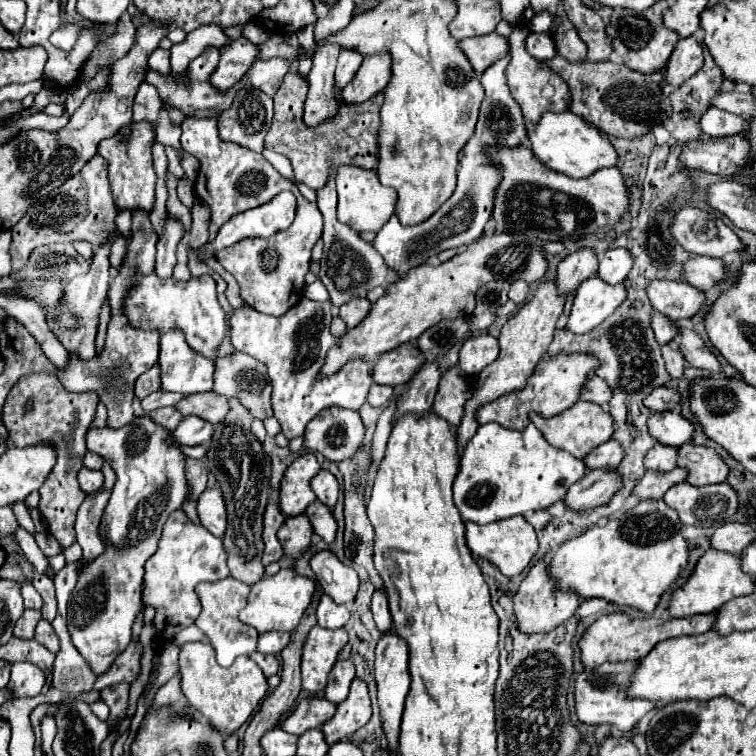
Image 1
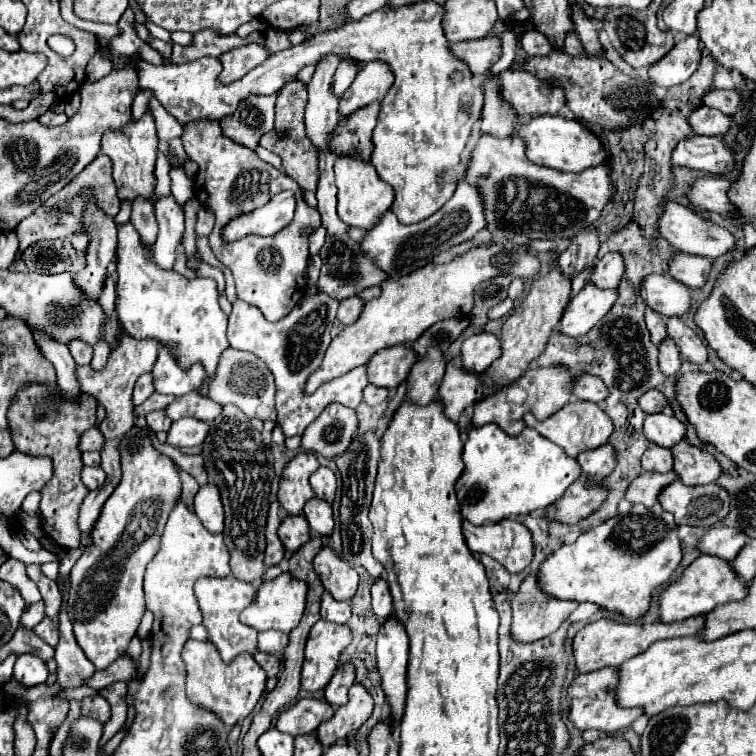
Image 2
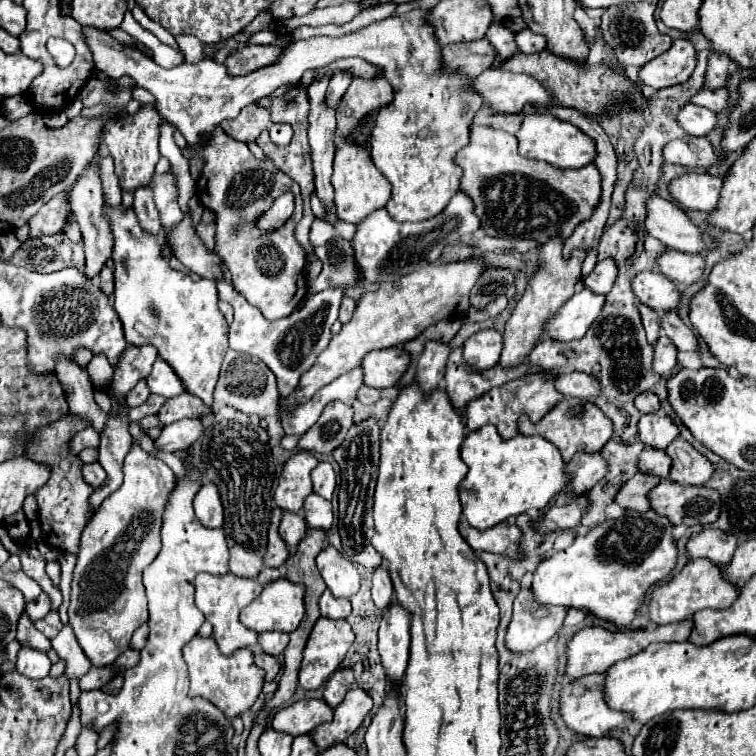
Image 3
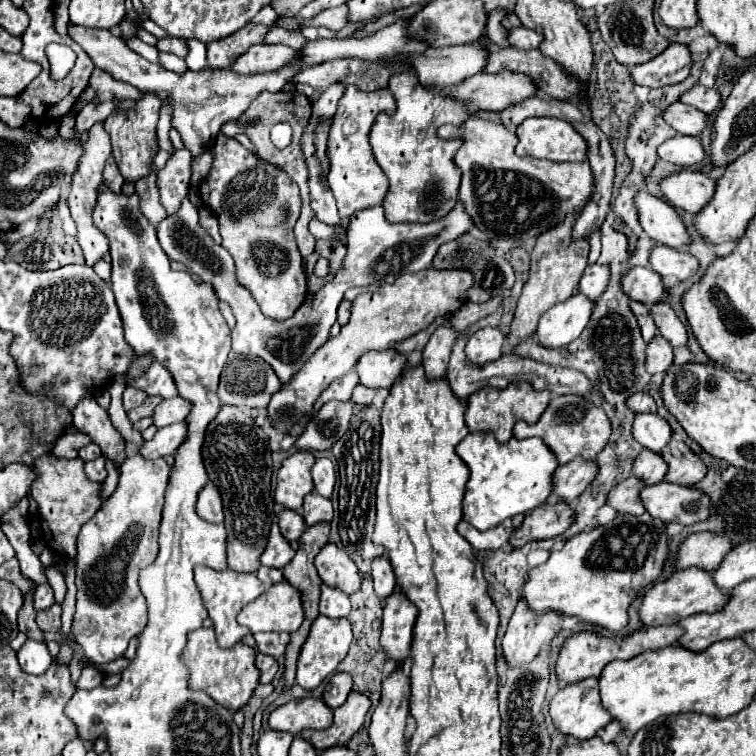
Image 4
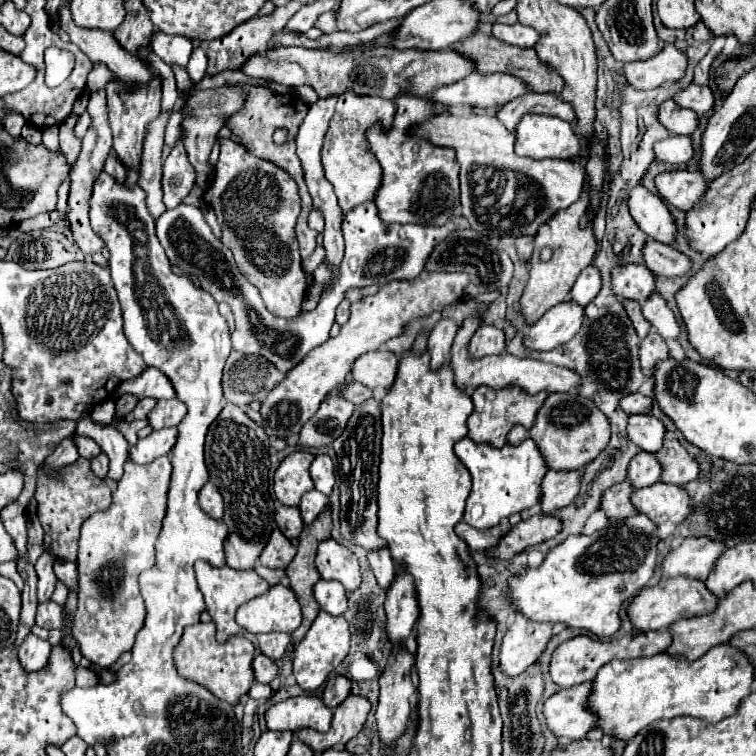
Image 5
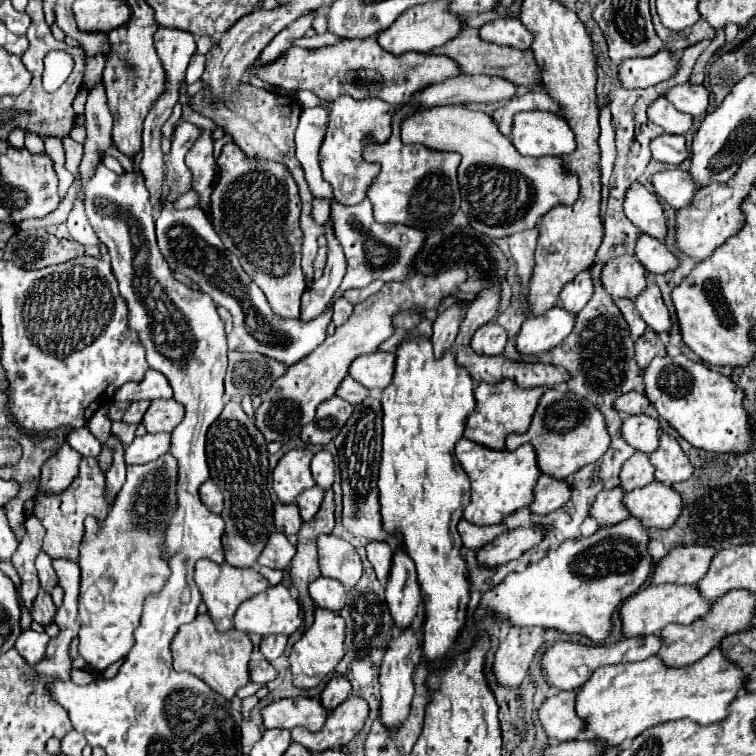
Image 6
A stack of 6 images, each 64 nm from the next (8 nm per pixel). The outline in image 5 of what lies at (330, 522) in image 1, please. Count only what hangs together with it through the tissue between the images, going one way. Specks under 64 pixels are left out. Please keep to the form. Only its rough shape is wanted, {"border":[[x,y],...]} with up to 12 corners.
{"border":[[310,490],[300,500],[304,524],[328,506],[328,496]]}

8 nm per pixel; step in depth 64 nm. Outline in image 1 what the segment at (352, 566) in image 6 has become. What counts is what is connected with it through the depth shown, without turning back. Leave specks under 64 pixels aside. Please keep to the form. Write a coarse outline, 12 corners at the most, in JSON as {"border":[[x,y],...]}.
{"border":[[330,550],[310,558],[326,594],[352,604],[358,574]]}

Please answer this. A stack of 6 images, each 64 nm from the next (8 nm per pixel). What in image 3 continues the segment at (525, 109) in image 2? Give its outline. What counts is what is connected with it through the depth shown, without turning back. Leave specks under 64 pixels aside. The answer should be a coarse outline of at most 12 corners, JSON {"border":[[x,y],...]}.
{"border":[[484,70],[472,80],[484,106],[518,114],[556,104],[534,78]]}

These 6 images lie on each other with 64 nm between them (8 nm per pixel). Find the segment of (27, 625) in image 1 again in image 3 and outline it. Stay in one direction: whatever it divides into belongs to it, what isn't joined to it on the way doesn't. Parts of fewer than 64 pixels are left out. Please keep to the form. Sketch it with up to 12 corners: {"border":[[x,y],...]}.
{"border":[[42,592],[26,604],[26,612],[34,620],[50,612],[50,598]]}

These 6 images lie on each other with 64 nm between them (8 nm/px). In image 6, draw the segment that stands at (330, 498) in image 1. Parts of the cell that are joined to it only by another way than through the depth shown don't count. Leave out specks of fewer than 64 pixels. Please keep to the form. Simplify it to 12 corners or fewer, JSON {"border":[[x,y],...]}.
{"border":[[328,450],[312,458],[312,474],[322,490],[334,484]]}

